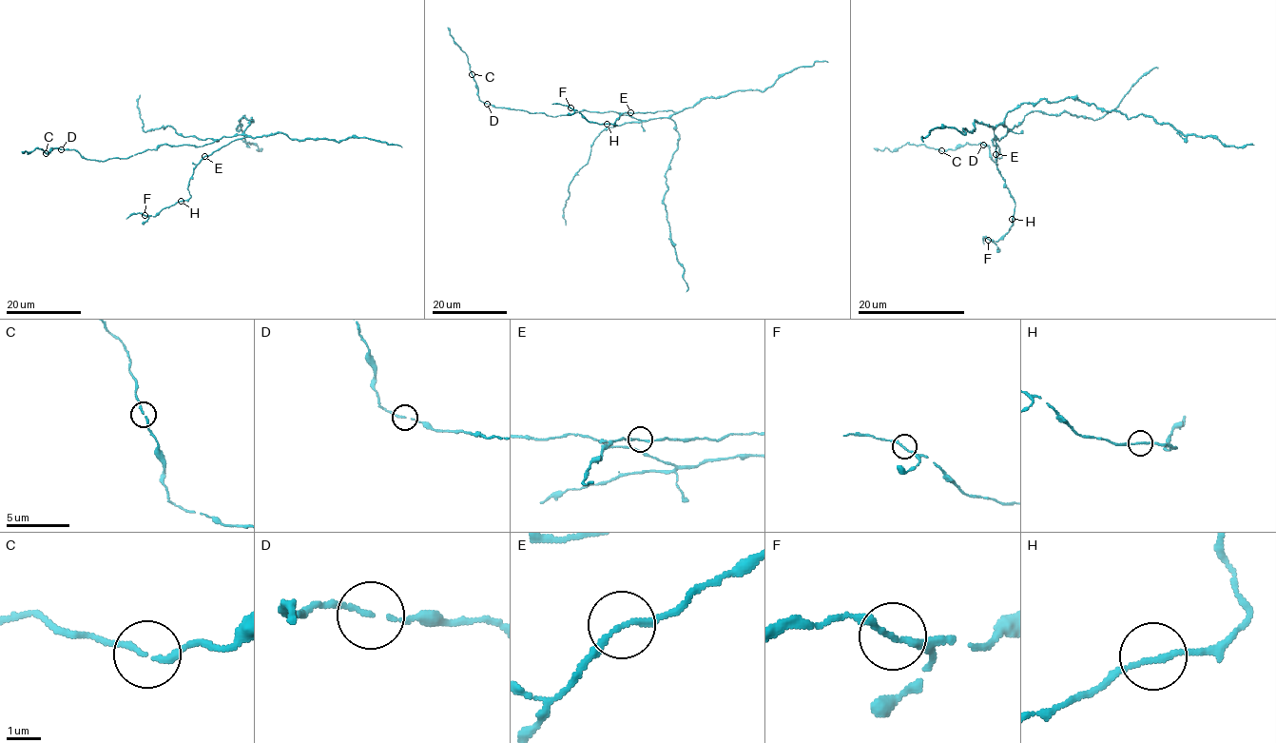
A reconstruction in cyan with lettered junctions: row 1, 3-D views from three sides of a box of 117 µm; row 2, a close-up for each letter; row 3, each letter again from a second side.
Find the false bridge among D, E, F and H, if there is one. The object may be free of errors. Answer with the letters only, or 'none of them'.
none of them

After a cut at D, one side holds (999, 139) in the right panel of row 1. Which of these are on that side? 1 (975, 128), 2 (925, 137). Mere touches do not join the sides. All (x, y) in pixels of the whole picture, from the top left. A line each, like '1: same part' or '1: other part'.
1: same part
2: same part

